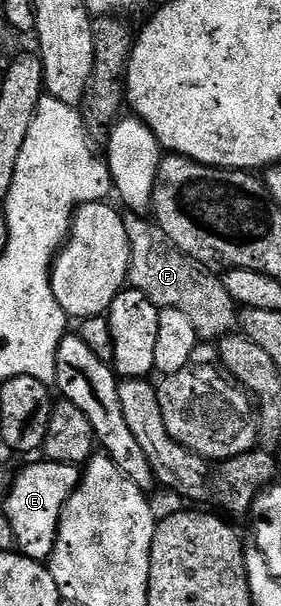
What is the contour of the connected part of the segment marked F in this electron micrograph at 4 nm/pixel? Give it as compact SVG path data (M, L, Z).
M138 213L125 216L130 242L129 286L144 293L160 309L176 309L192 321L199 340L217 341L239 326L240 311L228 297L221 278L211 268L202 267L184 254L149 218Z

